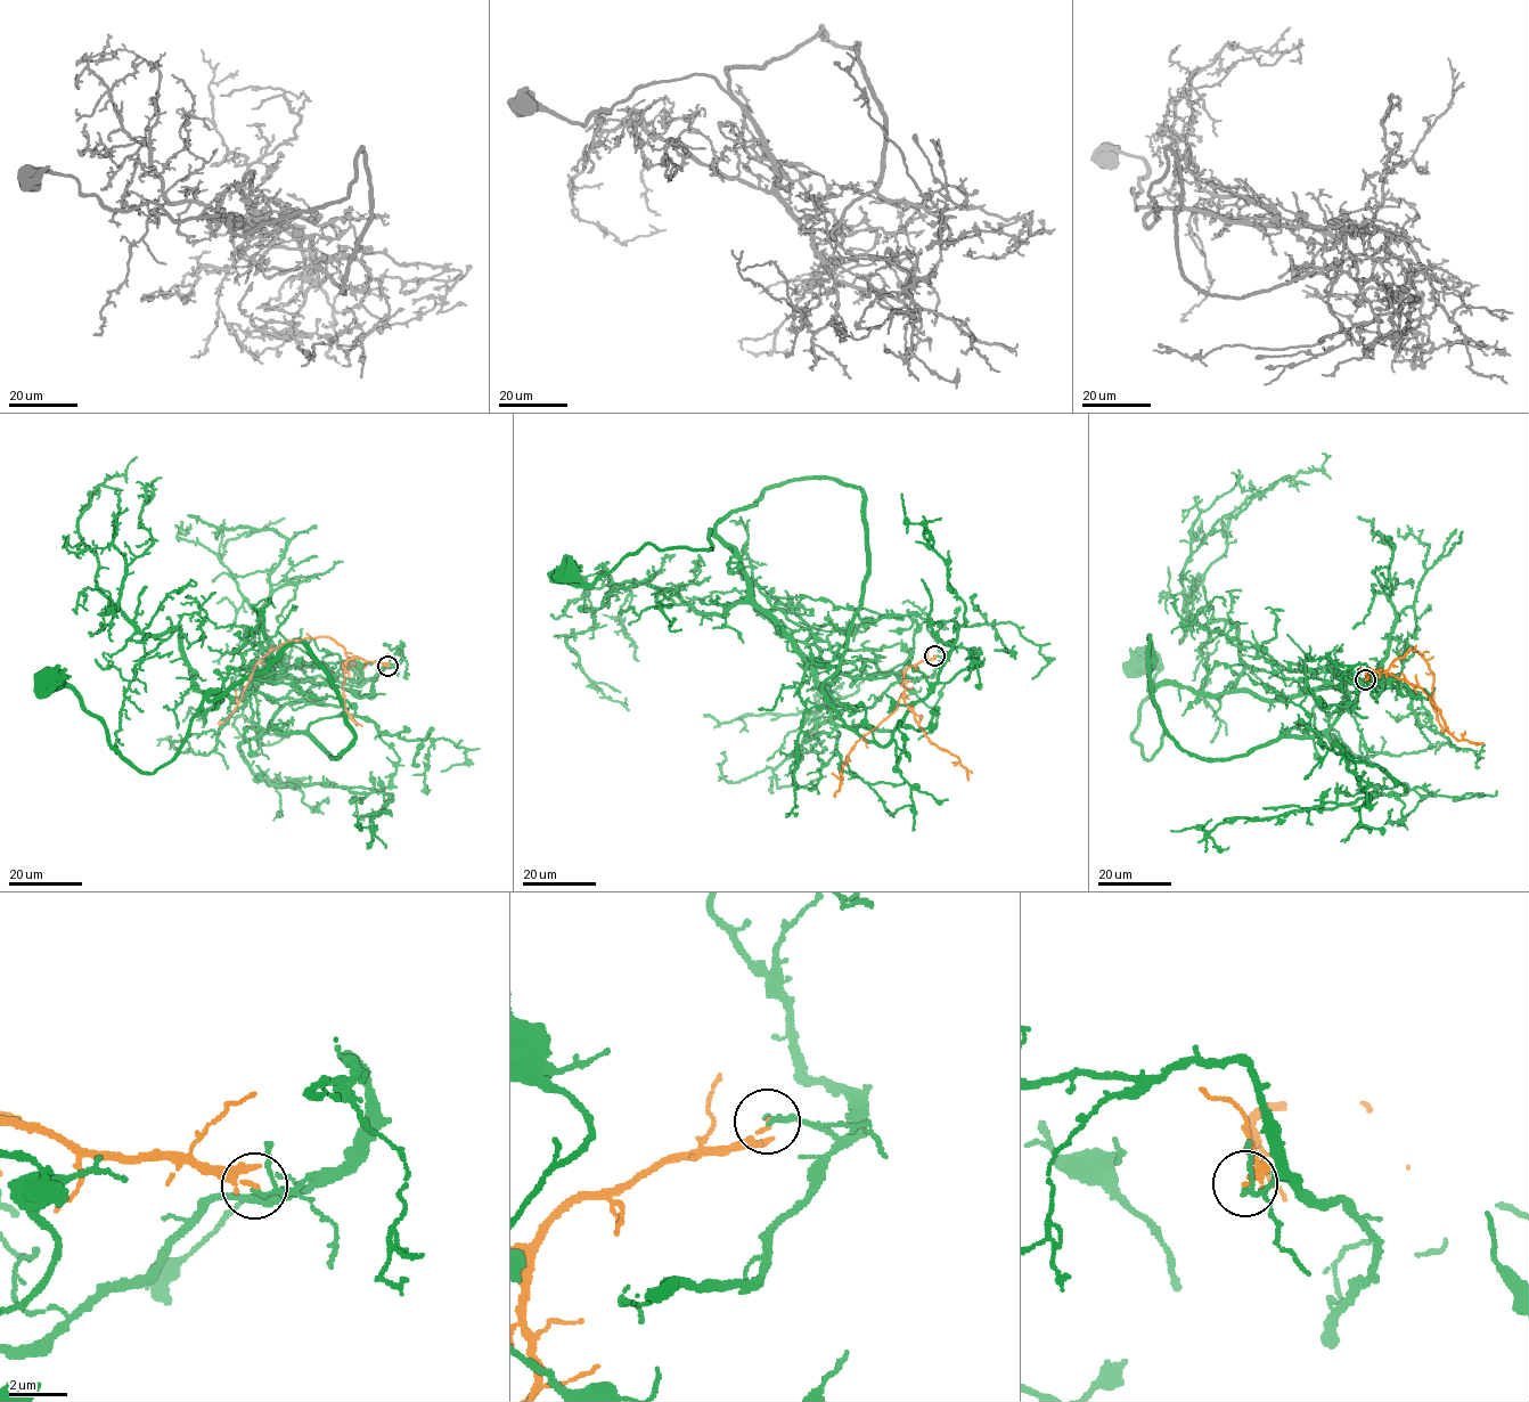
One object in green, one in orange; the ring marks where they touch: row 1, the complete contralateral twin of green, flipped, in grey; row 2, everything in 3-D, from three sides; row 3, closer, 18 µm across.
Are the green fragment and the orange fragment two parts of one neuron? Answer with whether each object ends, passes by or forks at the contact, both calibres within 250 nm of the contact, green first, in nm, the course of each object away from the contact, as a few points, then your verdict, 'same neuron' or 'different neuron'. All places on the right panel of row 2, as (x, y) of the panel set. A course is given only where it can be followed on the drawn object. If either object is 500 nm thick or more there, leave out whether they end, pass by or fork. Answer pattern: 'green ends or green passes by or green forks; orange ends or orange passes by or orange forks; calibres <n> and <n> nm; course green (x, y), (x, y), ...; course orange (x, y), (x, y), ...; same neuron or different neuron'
green passes by; orange passes by; calibres 100 and 100 nm; course green (1365, 679), (1376, 699), (1388, 676), (1273, 699), (1161, 684), (1149, 760), (1133, 734), (1159, 670), (1139, 665); course orange (1365, 678), (1368, 669), (1384, 671), (1409, 650), (1417, 651), (1433, 676), (1433, 703), (1441, 732), (1446, 728); different neuron

